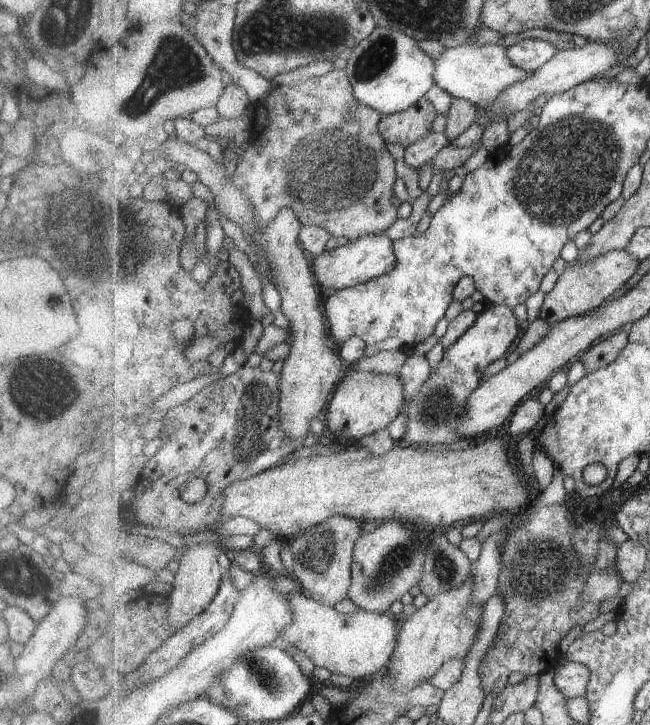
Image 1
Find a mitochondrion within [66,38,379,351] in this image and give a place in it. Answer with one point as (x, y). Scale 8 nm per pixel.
(131, 235)

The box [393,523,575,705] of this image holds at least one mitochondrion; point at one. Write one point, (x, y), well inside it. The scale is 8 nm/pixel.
(444, 566)

